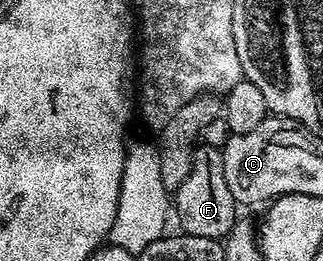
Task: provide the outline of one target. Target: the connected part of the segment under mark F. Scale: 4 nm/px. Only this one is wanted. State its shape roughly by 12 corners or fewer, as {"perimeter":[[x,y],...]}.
{"perimeter":[[195,145],[172,194],[185,233],[225,239],[236,203],[217,145]]}

